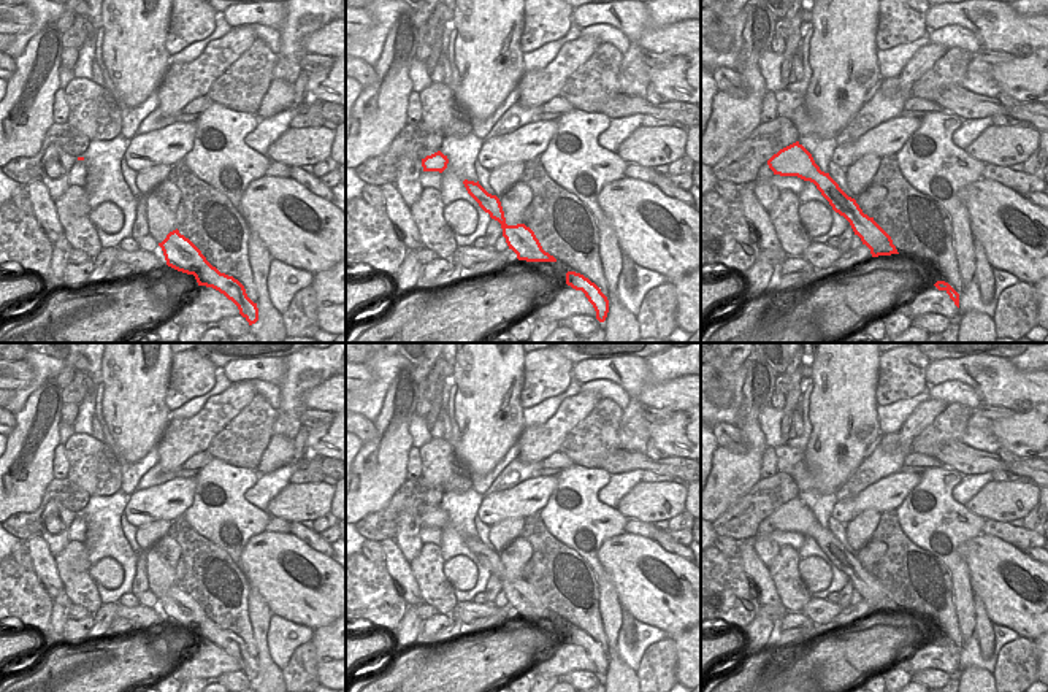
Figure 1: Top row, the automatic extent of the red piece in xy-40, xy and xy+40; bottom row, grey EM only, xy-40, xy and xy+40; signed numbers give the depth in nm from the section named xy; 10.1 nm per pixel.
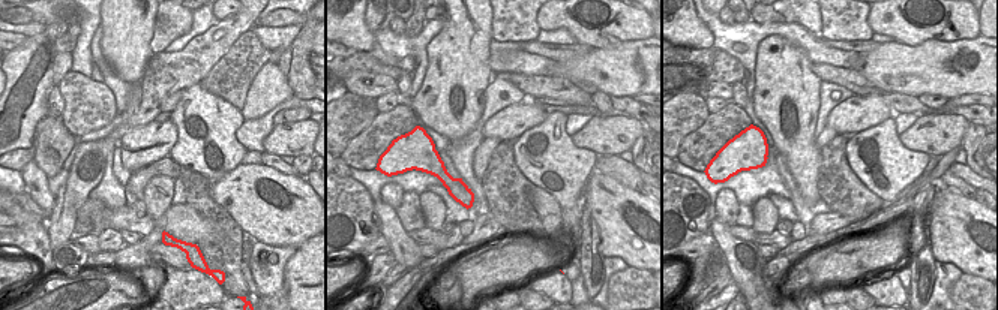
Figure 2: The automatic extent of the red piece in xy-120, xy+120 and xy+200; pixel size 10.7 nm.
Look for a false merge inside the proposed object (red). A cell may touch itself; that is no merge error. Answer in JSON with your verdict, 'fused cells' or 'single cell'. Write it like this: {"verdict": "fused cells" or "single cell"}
{"verdict": "single cell"}

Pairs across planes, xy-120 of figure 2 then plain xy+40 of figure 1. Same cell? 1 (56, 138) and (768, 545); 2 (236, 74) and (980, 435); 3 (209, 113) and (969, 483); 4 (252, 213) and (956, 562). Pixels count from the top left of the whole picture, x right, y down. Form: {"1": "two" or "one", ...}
{"1": "one", "2": "two", "3": "two", "4": "two"}

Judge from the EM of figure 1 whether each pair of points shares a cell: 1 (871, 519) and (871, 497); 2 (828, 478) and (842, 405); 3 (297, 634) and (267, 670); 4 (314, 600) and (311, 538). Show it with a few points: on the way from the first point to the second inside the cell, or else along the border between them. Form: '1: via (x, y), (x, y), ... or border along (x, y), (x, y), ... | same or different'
1: border along (880, 511), (863, 510), (845, 526) | different
2: via (831, 461), (841, 437), (842, 422) | same
3: border along (268, 624), (268, 656), (281, 670) | different
4: border along (289, 534), (328, 557) | different

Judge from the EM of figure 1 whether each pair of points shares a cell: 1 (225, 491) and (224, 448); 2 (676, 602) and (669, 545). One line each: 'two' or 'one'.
1: two
2: two

